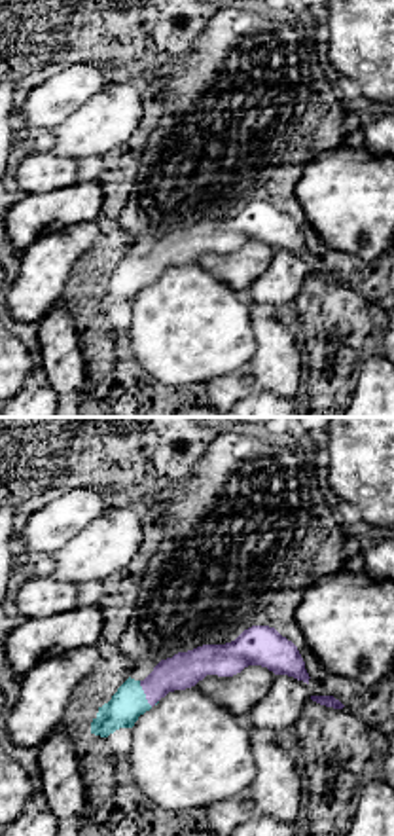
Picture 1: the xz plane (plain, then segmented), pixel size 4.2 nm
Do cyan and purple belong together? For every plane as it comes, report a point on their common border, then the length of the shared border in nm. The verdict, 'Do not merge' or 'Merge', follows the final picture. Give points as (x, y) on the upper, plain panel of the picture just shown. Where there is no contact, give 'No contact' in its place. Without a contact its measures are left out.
Touches cyan at (144, 272). Shared border 130 nm

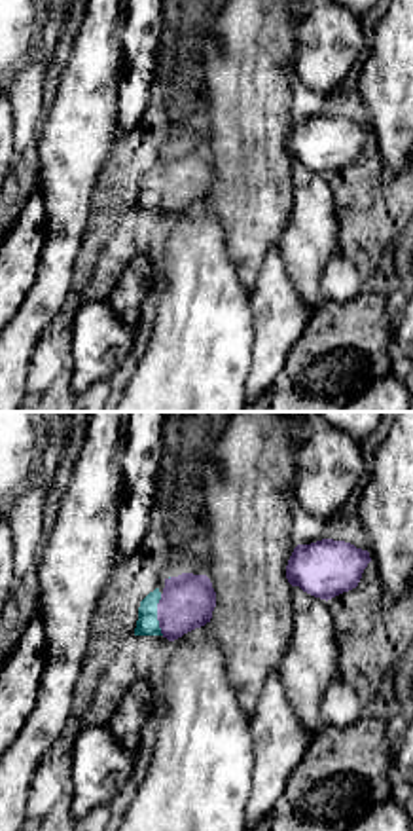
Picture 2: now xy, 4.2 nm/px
Touches cyan at (156, 190). Shared border 180 nm

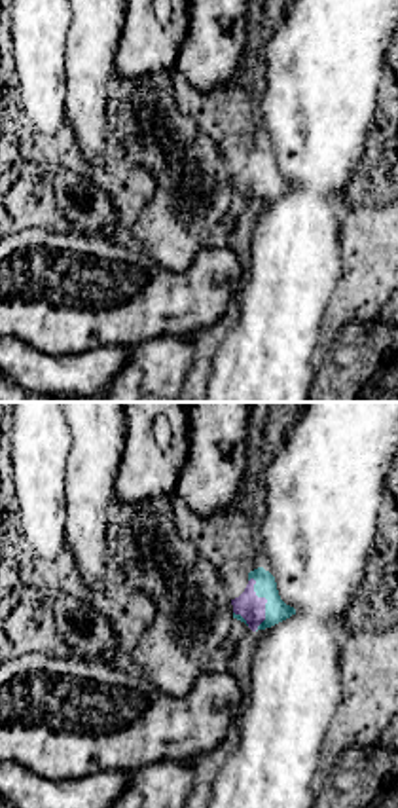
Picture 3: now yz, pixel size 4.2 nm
Touches cyan at (268, 177). Shared border 240 nm

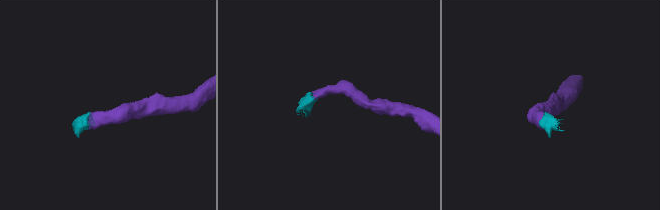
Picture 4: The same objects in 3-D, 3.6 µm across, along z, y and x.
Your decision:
Merge

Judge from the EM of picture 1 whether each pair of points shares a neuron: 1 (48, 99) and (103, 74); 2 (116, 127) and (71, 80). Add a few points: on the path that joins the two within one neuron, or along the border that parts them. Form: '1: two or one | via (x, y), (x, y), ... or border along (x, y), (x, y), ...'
1: one | via (61, 95), (89, 78)
2: two | border along (120, 78), (95, 91), (53, 127)

